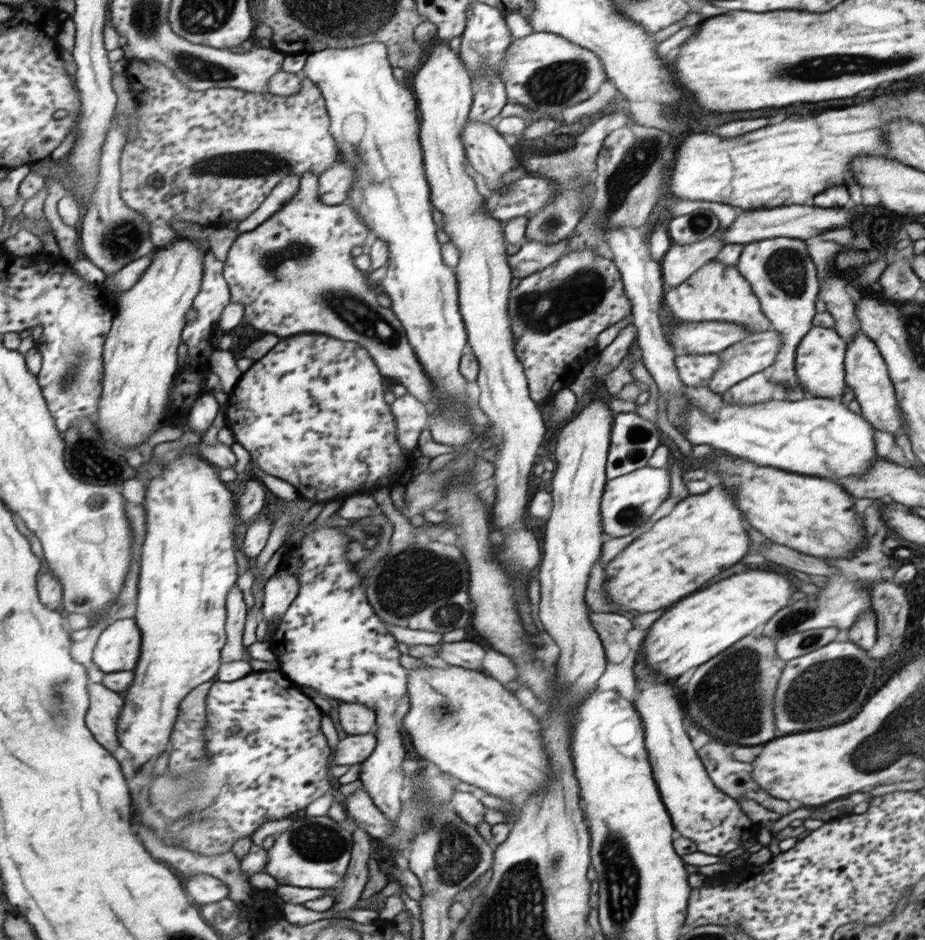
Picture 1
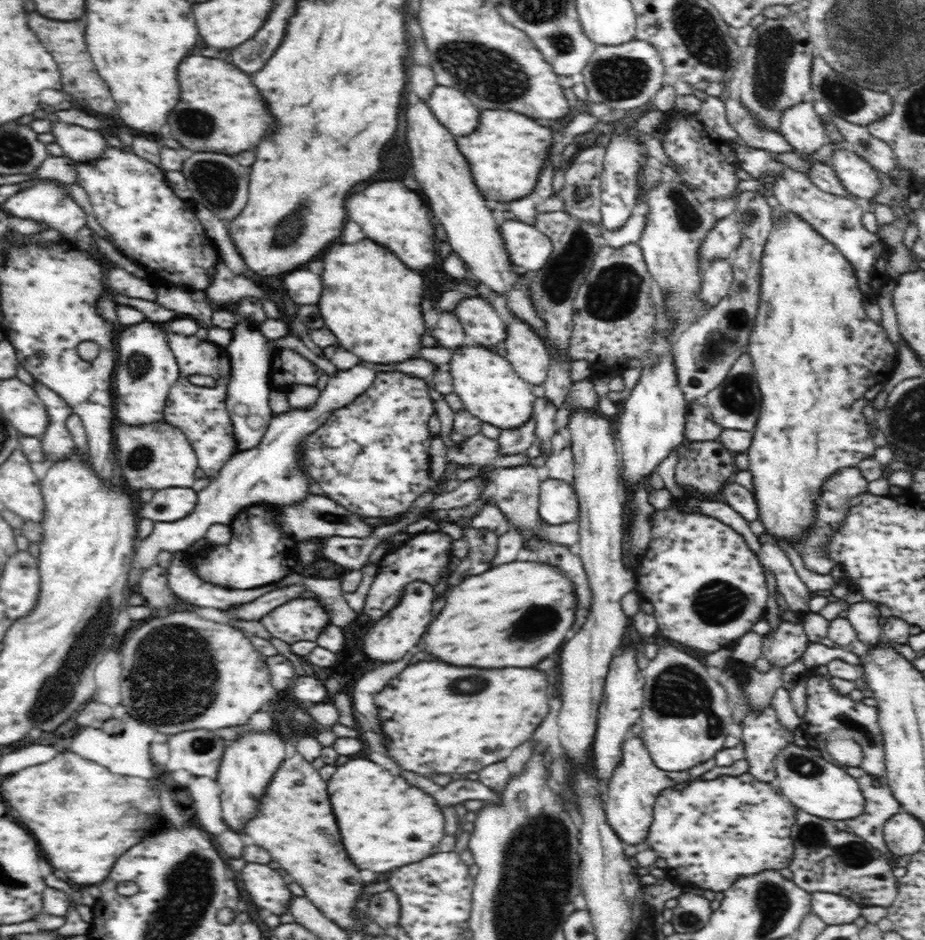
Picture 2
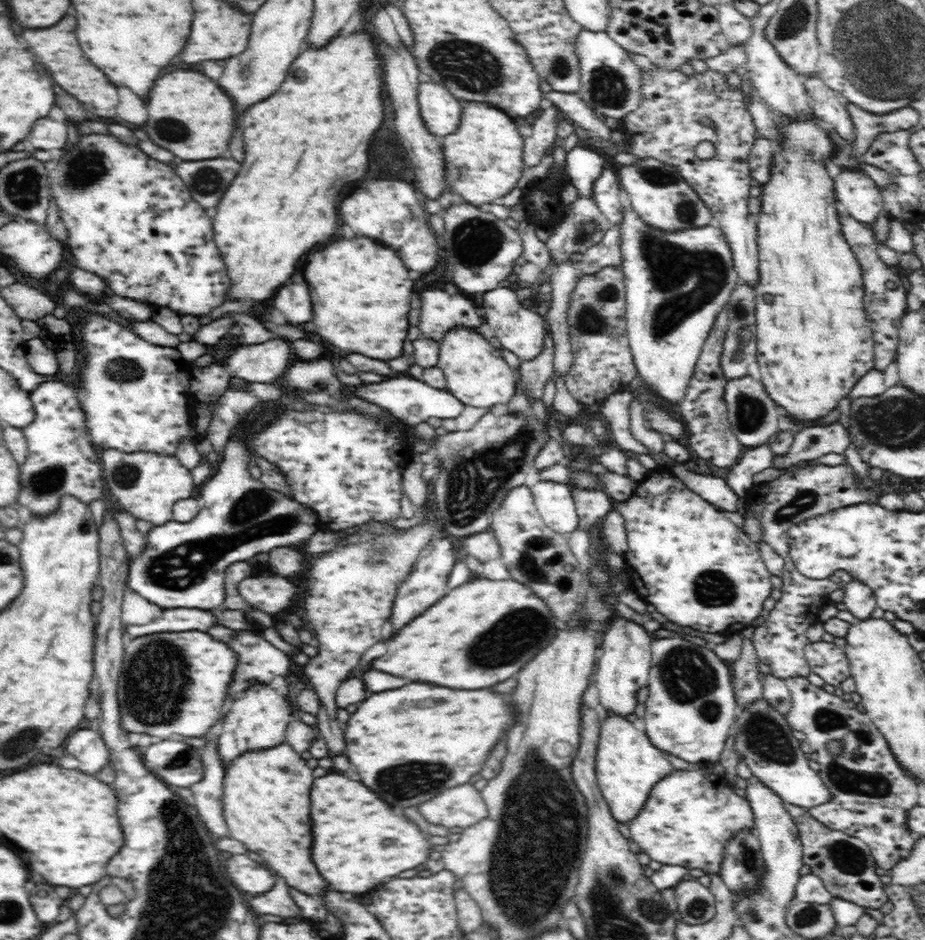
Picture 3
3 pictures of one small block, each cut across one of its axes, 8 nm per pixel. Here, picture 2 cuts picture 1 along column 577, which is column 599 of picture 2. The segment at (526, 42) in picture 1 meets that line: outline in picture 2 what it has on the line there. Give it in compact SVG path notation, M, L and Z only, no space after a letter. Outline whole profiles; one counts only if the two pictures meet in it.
M634 39L621 46L598 45L580 79L587 88L587 102L606 103L630 111L653 100L667 76L657 49L650 42Z

